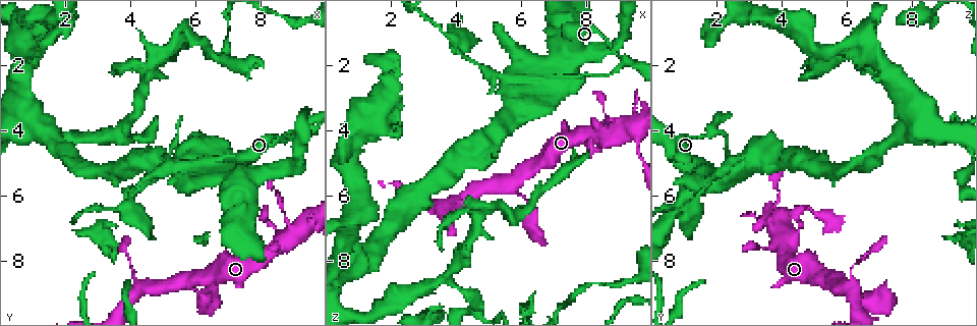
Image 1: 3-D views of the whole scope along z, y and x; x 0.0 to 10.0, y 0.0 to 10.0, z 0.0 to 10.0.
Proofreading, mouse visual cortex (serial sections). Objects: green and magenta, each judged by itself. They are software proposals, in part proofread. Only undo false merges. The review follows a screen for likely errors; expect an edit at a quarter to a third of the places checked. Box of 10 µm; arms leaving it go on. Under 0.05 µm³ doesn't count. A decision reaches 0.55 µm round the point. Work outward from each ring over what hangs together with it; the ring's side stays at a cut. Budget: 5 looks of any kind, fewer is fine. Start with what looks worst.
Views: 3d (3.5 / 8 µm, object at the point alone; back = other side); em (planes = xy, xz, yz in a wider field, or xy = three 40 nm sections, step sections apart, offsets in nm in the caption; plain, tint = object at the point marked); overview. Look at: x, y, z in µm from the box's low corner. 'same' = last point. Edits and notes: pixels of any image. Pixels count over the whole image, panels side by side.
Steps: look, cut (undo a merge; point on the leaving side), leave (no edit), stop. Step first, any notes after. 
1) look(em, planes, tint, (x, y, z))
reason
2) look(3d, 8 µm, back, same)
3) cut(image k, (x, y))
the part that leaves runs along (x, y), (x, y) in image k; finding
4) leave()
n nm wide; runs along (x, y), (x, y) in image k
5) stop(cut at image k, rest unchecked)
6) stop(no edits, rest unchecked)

look(3d, 3.5 µm, (9.10, 4.05, 1.95))
narrows sharply

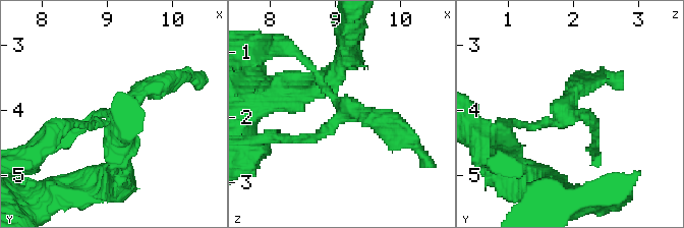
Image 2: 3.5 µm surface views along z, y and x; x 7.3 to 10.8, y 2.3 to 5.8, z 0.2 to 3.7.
look(em, xy, step 2, tint, (9.15, 4.05, 1.95))
3 arms; arms of 150, 150, 300 nm

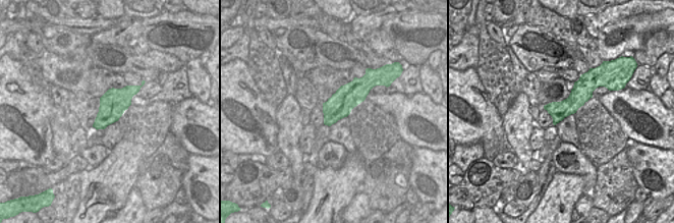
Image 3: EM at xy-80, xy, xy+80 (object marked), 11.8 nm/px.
leave()
300 nm wide; runs along (591, 77), (582, 92), (555, 120) in image 3; one cell here

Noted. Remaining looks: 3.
look(3d, 3.5 µm, (9.40, 6.90, 4.00))
four-way junction

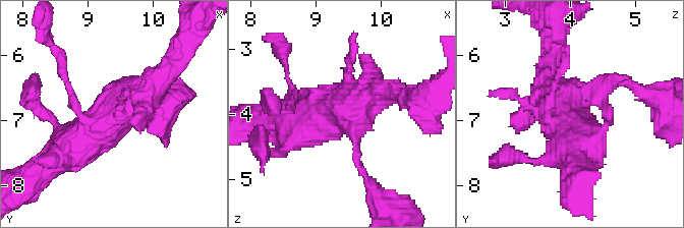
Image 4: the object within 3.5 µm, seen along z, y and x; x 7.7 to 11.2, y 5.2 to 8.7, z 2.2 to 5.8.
look(em, xy, step 5, tint, (9.40, 6.90, 3.95))

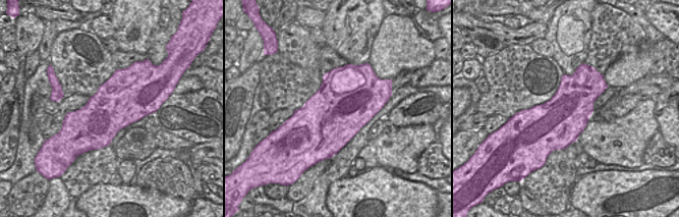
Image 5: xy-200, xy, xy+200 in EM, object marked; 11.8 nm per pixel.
leave()
runs along (56, 157), (119, 110), (128, 81) in image 4; continuous, no second cell

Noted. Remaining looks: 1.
stop(no edits, rest unchecked)

